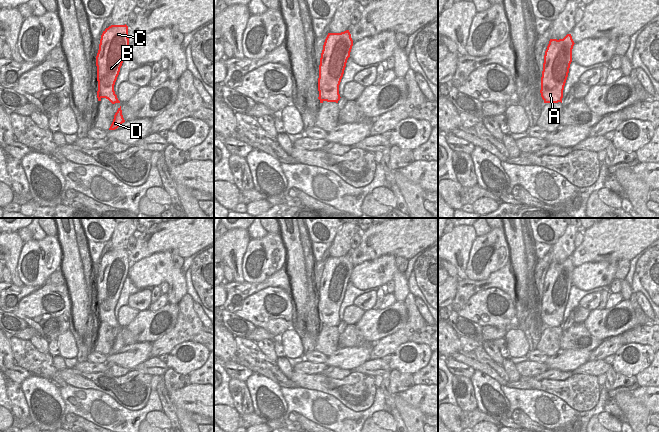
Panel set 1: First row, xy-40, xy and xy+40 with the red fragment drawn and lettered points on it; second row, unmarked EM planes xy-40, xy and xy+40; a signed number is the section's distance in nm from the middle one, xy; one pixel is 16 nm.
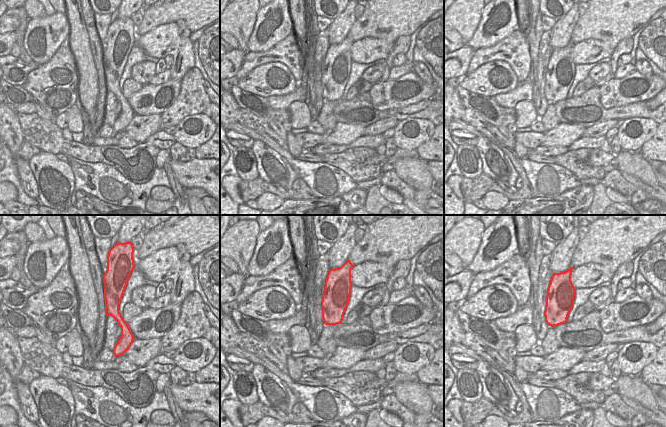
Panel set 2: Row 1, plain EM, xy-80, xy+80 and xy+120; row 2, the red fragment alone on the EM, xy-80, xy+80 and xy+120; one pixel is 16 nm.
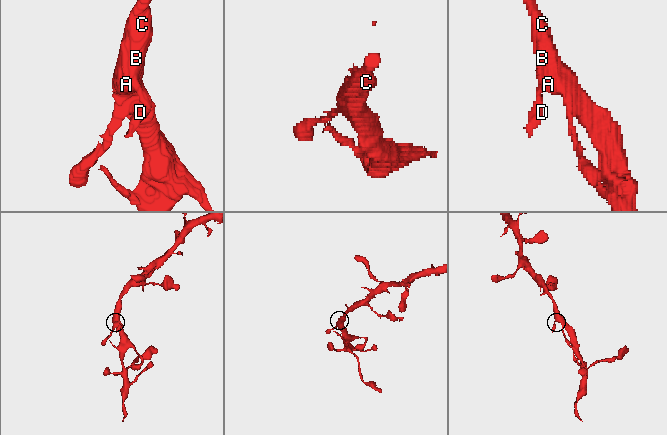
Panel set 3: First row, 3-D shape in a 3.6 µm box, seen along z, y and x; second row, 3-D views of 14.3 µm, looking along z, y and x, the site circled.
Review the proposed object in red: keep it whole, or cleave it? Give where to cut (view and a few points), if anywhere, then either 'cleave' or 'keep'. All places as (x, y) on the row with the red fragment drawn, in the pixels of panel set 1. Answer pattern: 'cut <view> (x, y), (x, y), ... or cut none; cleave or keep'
cut none; keep

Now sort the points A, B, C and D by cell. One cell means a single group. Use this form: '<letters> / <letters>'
A B C D

